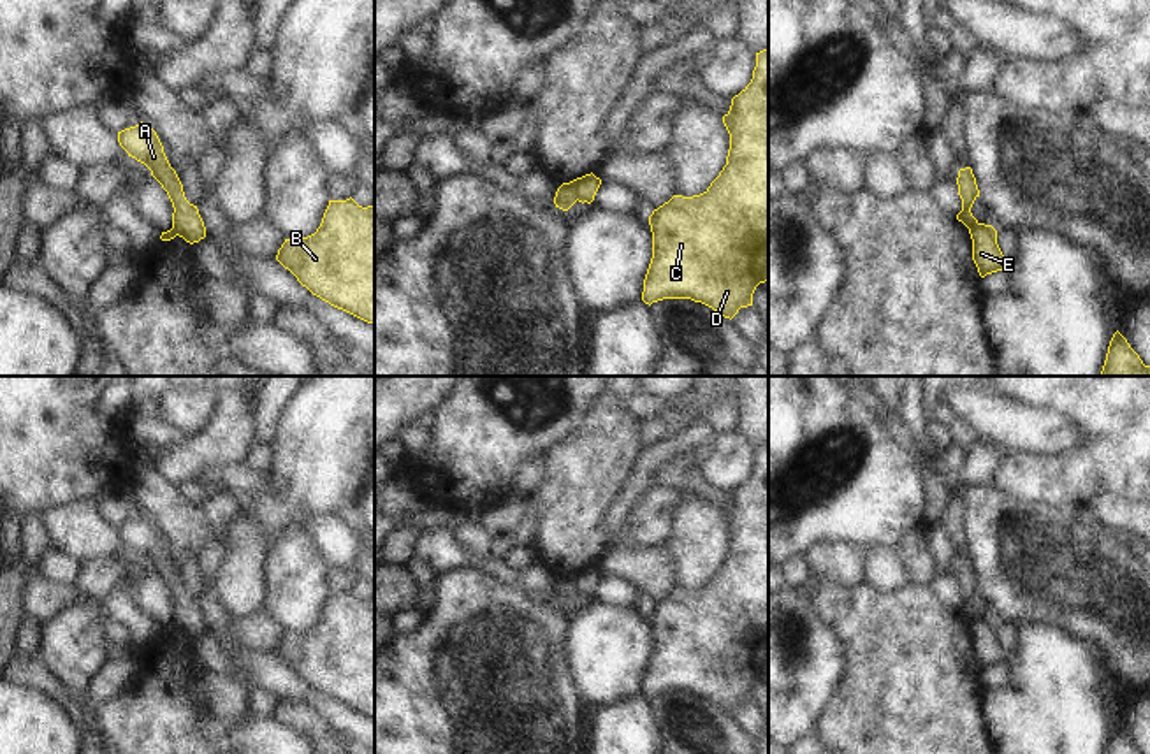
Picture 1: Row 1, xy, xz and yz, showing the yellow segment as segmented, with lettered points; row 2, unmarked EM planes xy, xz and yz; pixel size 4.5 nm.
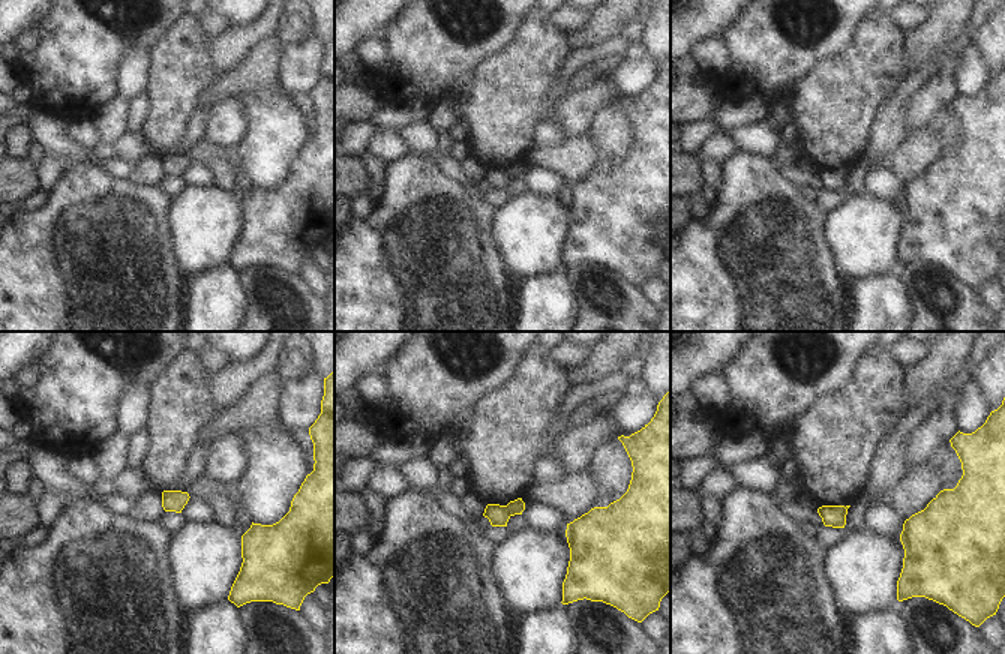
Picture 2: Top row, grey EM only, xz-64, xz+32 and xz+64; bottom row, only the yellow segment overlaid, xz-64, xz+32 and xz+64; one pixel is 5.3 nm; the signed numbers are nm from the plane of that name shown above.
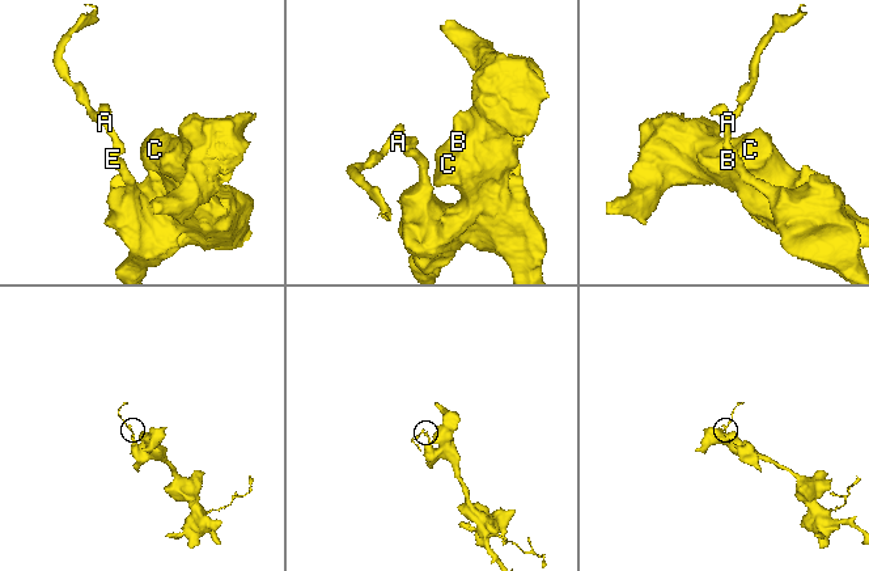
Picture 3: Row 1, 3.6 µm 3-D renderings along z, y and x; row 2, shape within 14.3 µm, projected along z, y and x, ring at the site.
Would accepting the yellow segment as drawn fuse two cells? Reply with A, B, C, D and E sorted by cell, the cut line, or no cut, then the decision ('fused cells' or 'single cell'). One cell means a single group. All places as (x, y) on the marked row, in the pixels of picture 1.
A / B C D E | xz (567, 183), (577, 199) | fused cells

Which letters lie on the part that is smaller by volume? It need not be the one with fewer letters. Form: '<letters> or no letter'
A

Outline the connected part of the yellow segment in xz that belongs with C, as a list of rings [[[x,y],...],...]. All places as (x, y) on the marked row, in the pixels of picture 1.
[[[768,46],[756,53],[751,83],[731,98],[723,116],[730,134],[726,165],[710,186],[693,197],[673,195],[649,216],[652,258],[642,301],[691,299],[724,318],[753,306],[753,294],[768,281]]]

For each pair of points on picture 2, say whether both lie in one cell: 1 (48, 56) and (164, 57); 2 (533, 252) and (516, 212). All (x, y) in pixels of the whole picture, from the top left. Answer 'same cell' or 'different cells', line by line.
1: different cells
2: same cell

